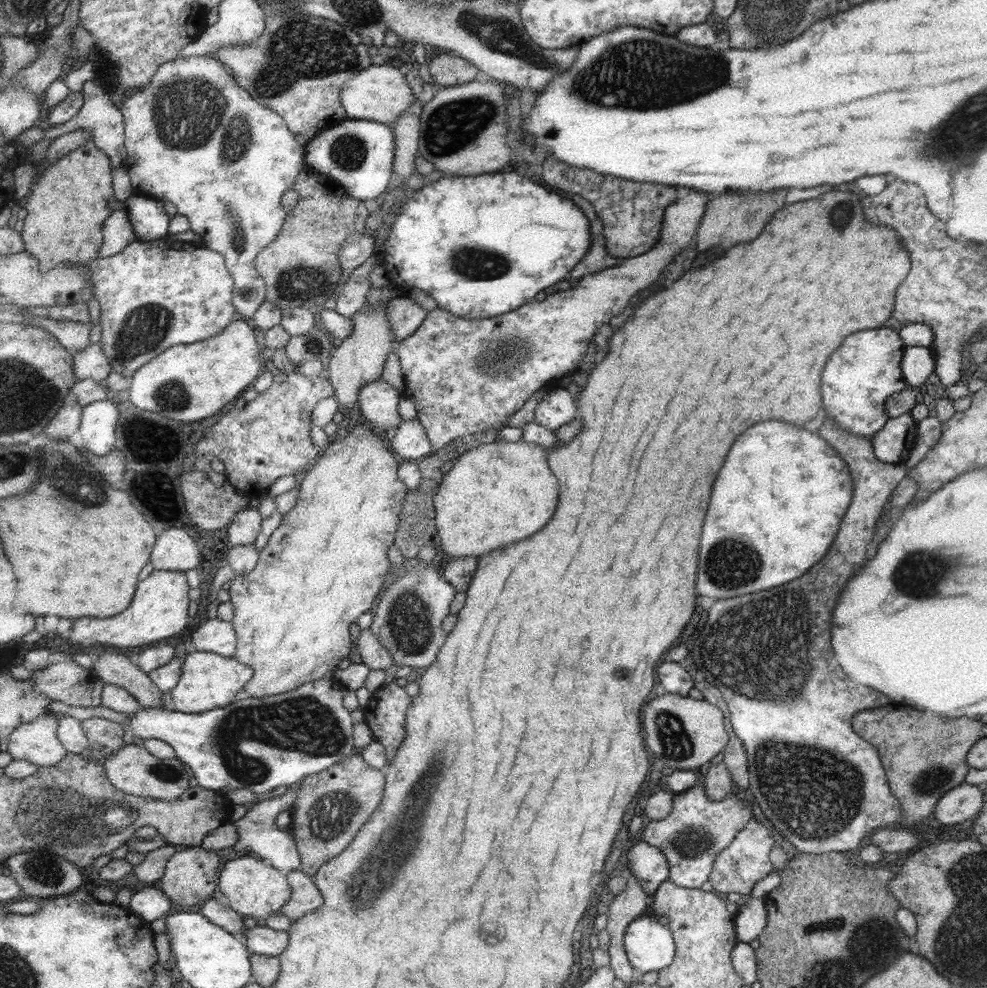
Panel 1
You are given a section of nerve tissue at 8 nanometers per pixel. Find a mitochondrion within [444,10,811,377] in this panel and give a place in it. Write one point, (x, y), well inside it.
(705, 71)

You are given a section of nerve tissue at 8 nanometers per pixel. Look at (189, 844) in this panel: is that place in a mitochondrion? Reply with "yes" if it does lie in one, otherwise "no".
no

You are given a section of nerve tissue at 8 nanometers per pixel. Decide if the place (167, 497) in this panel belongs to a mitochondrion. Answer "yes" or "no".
no

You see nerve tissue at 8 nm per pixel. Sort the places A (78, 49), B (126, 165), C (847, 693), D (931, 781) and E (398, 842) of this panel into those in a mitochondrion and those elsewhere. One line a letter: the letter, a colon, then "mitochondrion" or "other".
A: other
B: other
C: other
D: mitochondrion
E: mitochondrion

